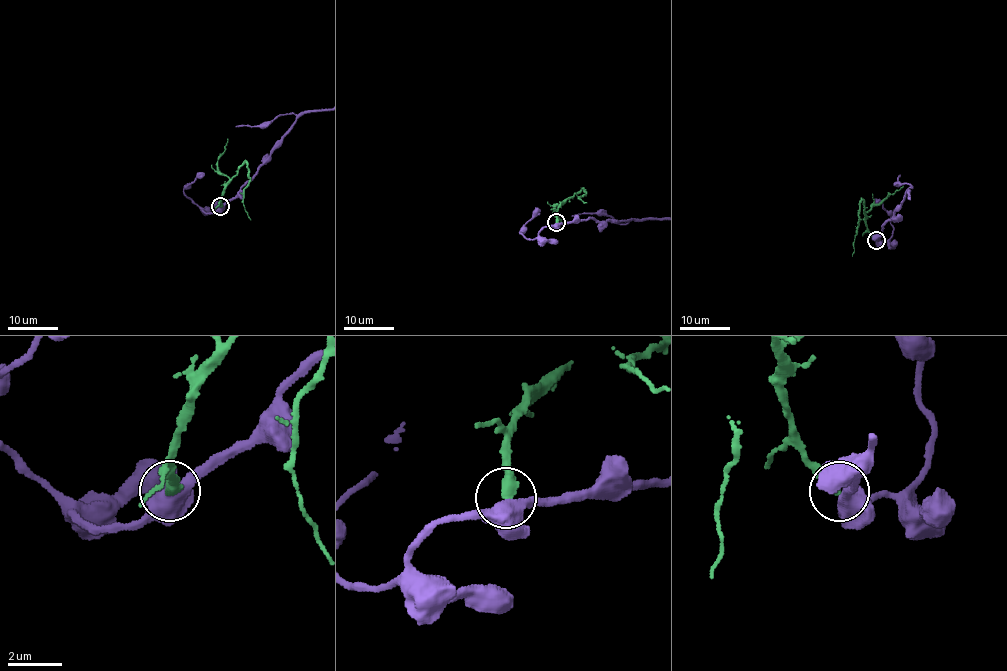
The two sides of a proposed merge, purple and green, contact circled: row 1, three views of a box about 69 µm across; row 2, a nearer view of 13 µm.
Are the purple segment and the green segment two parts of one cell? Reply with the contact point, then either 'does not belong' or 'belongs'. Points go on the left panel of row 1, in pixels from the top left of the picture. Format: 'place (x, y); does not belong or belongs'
place (220, 206); does not belong

